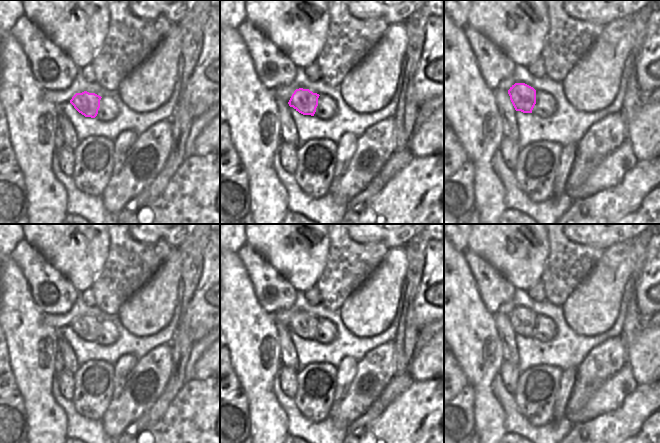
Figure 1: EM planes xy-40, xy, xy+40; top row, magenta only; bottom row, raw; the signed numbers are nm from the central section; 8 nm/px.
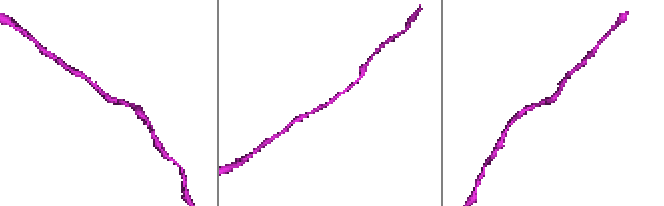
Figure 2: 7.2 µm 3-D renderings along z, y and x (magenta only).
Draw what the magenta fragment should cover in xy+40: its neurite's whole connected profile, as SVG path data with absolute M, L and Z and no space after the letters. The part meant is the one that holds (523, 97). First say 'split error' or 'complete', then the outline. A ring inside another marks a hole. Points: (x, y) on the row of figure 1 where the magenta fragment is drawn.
complete | M515 83L508 94L516 111L532 113L536 104L536 90L533 87L525 83Z

